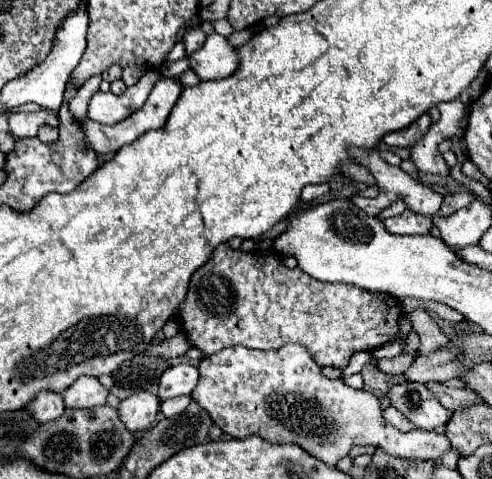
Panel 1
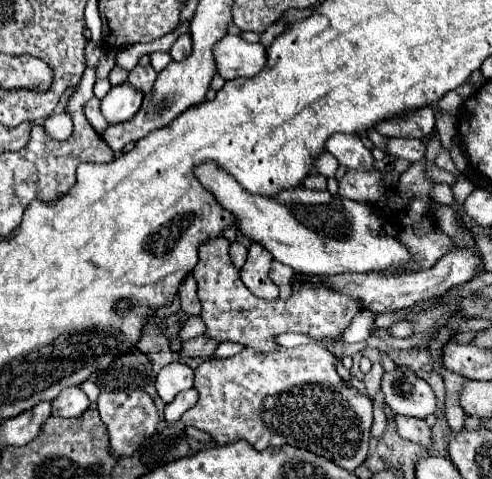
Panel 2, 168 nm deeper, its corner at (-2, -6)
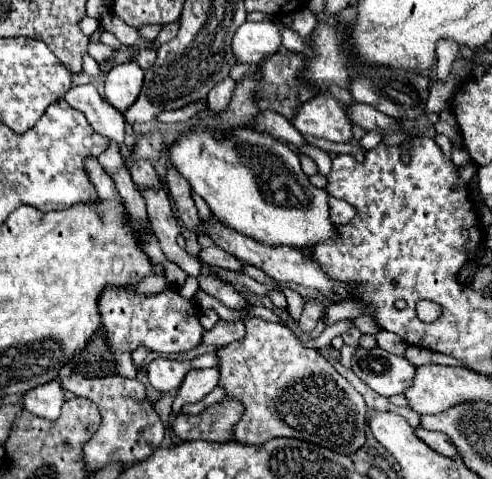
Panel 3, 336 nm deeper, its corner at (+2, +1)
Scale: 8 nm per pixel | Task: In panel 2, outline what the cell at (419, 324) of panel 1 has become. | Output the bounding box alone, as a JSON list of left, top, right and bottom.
[387,321,413,338]

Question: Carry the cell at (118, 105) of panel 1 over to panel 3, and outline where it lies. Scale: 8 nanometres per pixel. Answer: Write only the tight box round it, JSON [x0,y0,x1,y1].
[105,62,143,112]

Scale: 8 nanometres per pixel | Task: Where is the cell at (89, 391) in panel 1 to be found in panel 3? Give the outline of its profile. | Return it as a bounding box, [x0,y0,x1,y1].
[23,380,65,420]

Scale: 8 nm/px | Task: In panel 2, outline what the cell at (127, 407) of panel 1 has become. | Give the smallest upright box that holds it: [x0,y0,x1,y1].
[97,389,159,457]

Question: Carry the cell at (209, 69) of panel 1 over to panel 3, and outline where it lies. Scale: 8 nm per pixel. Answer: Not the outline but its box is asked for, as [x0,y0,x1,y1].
[233,20,281,66]

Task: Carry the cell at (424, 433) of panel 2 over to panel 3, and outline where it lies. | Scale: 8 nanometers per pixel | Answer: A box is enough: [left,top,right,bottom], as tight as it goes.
[415,428,461,460]

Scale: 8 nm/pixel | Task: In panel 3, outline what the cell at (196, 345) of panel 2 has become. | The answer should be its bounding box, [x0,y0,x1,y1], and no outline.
[203,320,245,346]

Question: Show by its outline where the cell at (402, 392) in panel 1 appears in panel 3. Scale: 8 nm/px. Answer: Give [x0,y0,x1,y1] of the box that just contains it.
[351,348,415,396]

